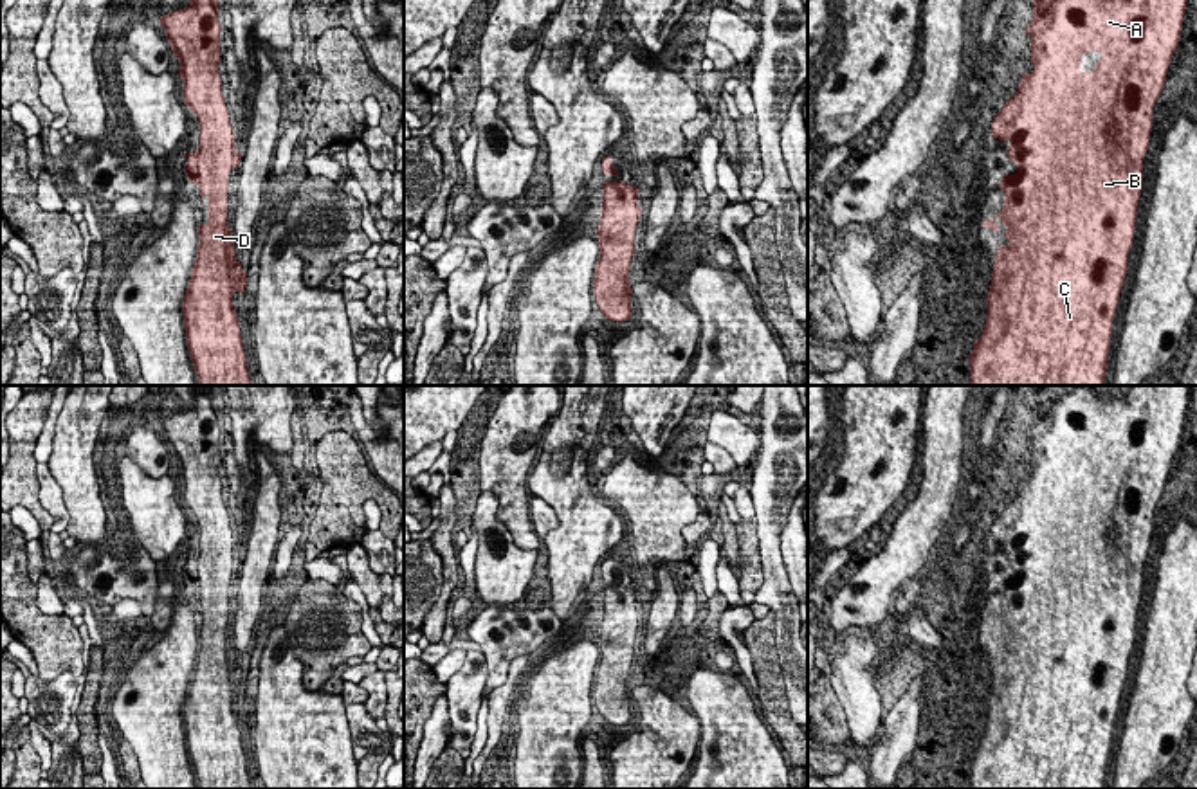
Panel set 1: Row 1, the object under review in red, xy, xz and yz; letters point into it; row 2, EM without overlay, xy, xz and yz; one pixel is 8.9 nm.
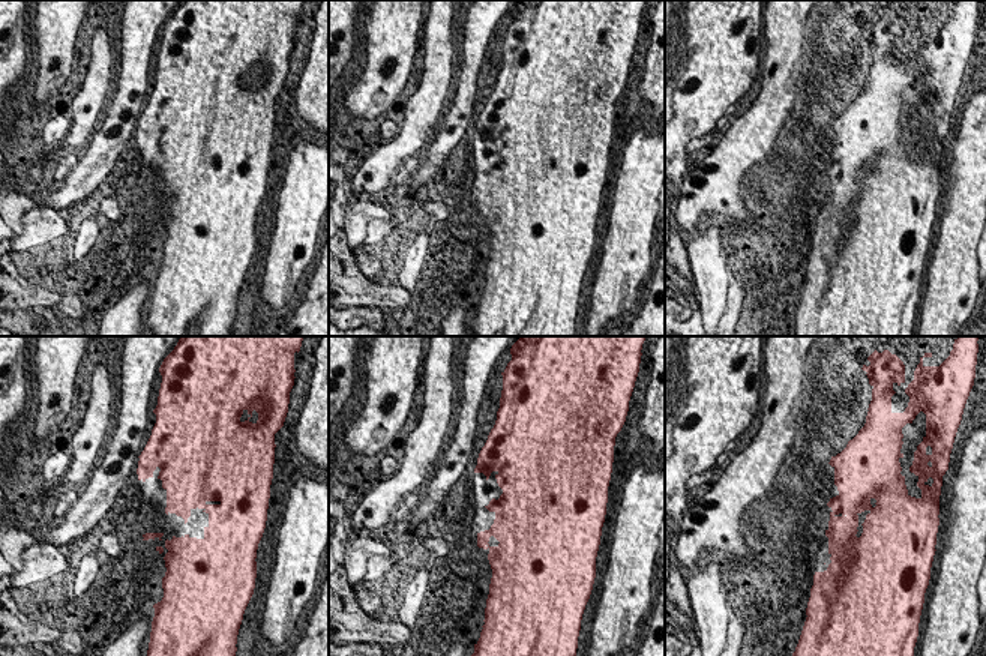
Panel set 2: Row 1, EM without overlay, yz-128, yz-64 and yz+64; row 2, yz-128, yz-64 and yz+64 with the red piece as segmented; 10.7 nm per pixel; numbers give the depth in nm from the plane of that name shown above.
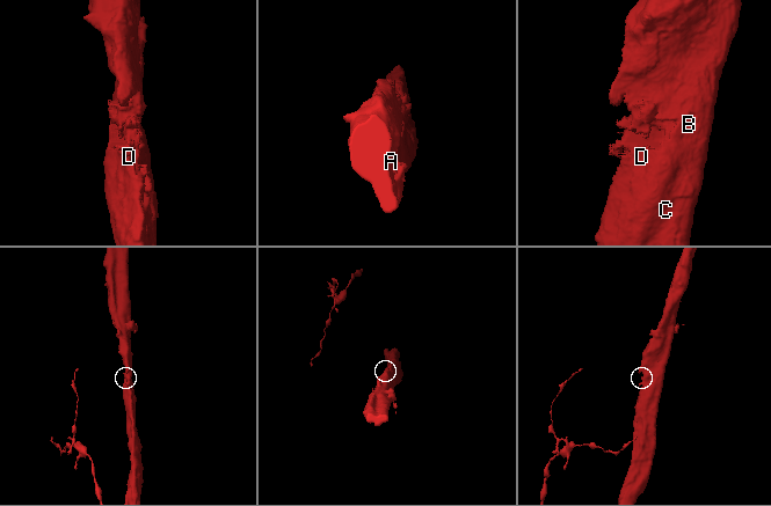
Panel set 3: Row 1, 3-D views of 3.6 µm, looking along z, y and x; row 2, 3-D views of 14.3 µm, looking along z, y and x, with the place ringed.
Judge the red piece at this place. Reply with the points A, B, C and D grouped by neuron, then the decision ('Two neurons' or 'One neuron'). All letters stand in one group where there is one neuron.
Groups: A B C D. One neuron

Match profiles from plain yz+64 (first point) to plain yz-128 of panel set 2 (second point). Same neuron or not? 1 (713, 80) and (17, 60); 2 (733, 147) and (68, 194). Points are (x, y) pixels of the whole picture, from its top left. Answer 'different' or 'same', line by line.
1: different
2: different

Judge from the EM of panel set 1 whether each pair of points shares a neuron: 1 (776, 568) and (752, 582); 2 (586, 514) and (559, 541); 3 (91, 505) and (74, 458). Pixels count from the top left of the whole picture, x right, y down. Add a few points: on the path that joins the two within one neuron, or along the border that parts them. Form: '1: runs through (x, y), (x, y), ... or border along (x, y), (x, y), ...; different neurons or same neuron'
1: border along (756, 530), (763, 571); different neurons
2: runs through (579, 521), (566, 534); same neuron
3: runs through (82, 494), (74, 469); same neuron

